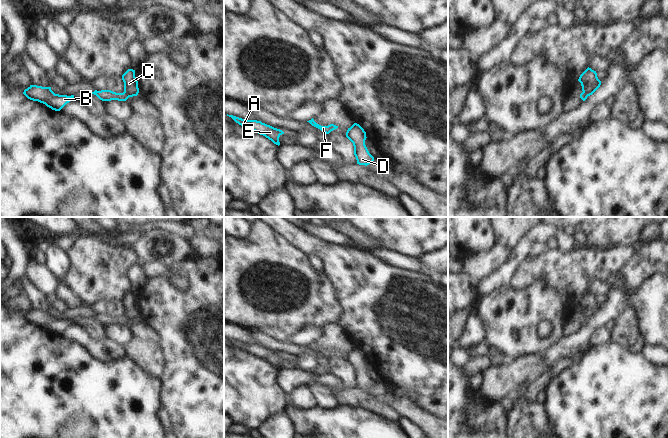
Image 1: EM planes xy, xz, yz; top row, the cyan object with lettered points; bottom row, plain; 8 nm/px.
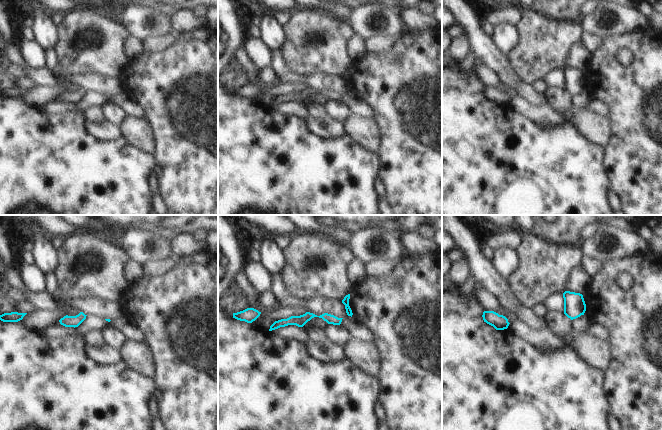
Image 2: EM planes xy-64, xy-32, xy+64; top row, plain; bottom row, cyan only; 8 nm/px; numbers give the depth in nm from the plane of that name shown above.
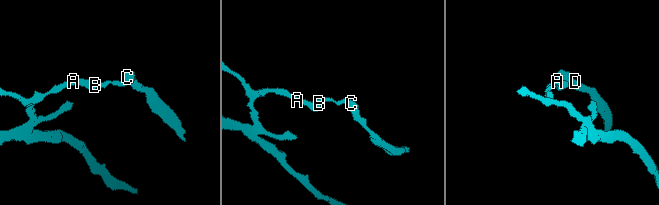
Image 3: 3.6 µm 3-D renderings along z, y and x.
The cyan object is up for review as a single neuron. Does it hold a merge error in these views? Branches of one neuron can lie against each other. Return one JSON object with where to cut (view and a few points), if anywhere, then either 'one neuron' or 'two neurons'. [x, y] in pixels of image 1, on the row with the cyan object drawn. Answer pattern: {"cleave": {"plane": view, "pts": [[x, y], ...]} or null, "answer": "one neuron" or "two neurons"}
{"cleave": {"plane": "xy", "pts": [[124, 91], [129, 96]]}, "answer": "two neurons"}

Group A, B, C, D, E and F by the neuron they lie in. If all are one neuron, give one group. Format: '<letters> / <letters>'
A B E F / C D

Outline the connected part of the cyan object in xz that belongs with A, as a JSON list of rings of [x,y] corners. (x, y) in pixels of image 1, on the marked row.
[[[228,115],[231,117],[236,123],[238,123],[241,126],[244,126],[252,131],[255,131],[256,133],[265,136],[269,140],[271,140],[274,144],[280,145],[279,137],[284,134],[284,132],[280,129],[274,128],[270,125],[267,125],[265,123],[262,123],[261,121],[257,120],[247,120],[242,119],[233,115]]]

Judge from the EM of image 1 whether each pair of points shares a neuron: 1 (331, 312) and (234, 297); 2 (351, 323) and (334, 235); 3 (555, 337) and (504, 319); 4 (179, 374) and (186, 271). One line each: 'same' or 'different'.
1: same
2: different
3: same
4: same

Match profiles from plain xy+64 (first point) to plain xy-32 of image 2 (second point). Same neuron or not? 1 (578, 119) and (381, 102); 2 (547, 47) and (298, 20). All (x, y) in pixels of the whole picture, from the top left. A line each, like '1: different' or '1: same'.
1: different
2: same

